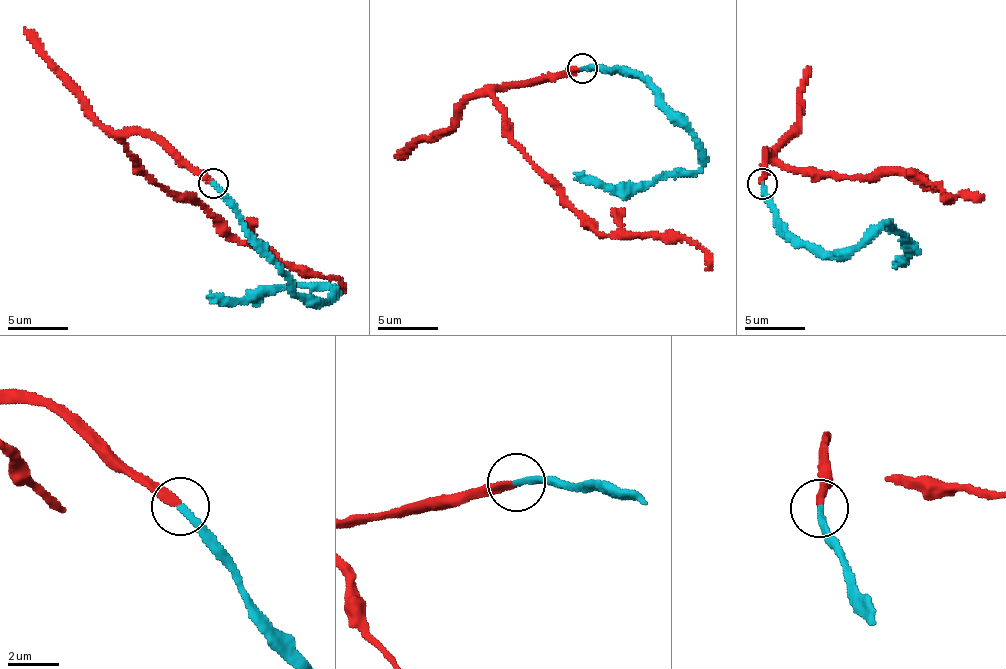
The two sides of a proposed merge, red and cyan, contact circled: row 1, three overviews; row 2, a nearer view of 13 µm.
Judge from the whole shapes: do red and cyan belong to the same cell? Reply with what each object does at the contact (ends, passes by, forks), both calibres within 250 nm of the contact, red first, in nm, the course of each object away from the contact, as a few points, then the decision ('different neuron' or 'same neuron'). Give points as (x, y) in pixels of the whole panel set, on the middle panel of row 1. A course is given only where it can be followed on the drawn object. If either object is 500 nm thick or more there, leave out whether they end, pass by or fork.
red ends; cyan ends; calibres 300 and 260 nm; course red (581, 69), (500, 86), (494, 99), (509, 142), (599, 233), (687, 239), (705, 252), (705, 269); course cyan (581, 69), (629, 71), (653, 88), (702, 161), (696, 172), (611, 188), (574, 173); same neuron

